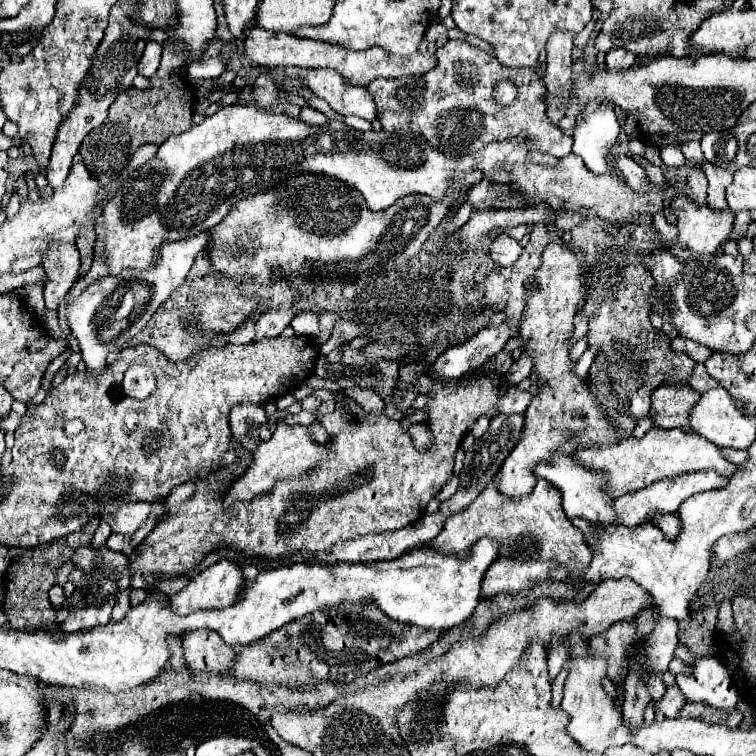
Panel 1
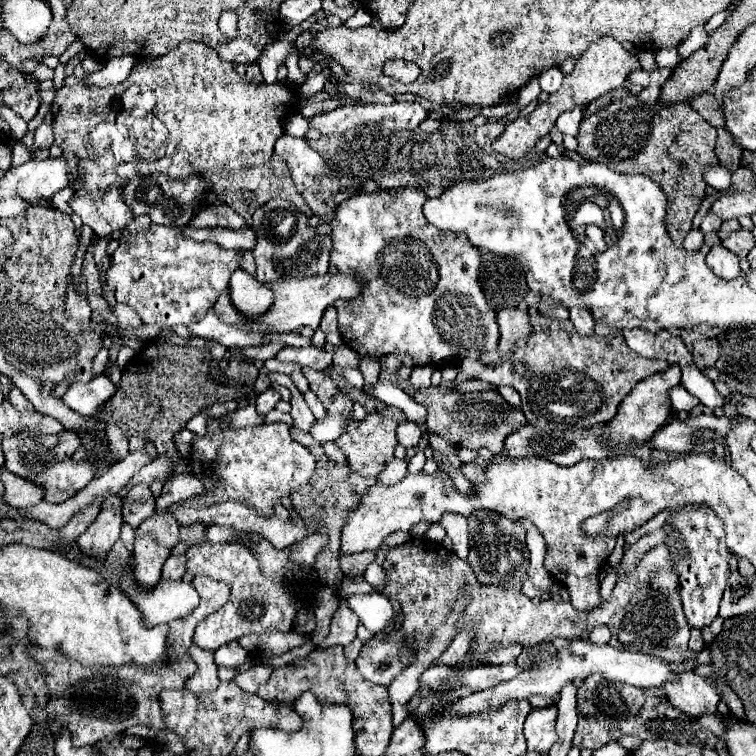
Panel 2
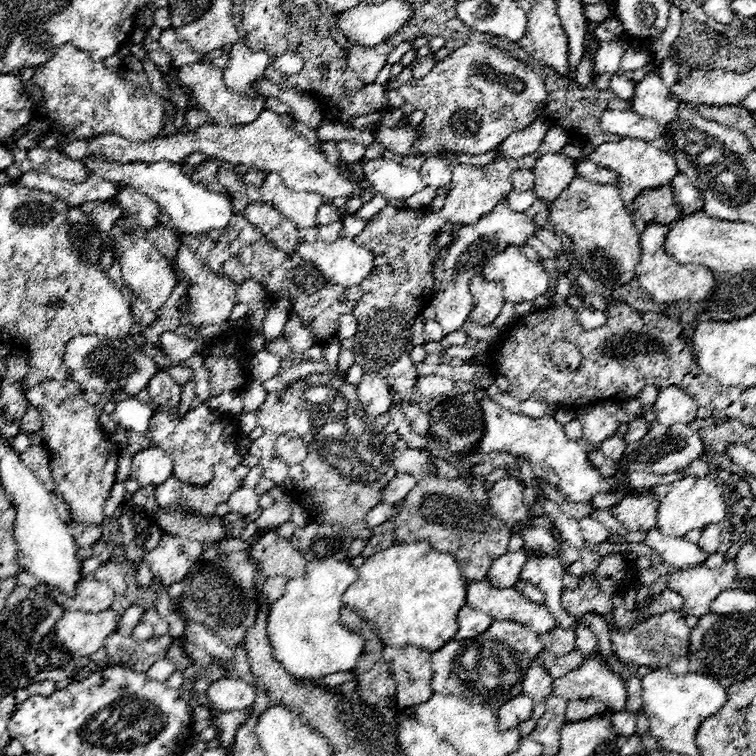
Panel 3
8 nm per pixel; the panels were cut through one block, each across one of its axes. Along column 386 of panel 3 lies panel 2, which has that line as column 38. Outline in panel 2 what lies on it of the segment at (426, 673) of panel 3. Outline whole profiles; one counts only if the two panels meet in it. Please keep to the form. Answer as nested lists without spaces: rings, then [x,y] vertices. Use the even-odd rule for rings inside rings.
[[[196,576],[192,580],[192,586],[200,594],[200,604],[190,616],[168,624],[170,626],[170,634],[168,634],[170,662],[162,668],[146,670],[142,666],[120,666],[120,668],[82,666],[80,662],[70,660],[64,654],[58,654],[54,650],[44,650],[38,646],[28,648],[28,654],[36,662],[42,662],[42,670],[46,670],[46,686],[50,694],[46,712],[48,710],[54,712],[56,718],[62,722],[62,726],[70,730],[74,746],[86,746],[86,744],[94,746],[98,740],[110,734],[124,732],[126,728],[134,724],[166,728],[160,714],[158,694],[164,688],[174,688],[174,690],[184,688],[184,682],[198,670],[194,660],[188,656],[194,628],[198,622],[202,622],[202,618],[220,610],[220,606],[226,604],[226,598],[230,596],[230,588],[224,582],[218,582],[206,576]]]

